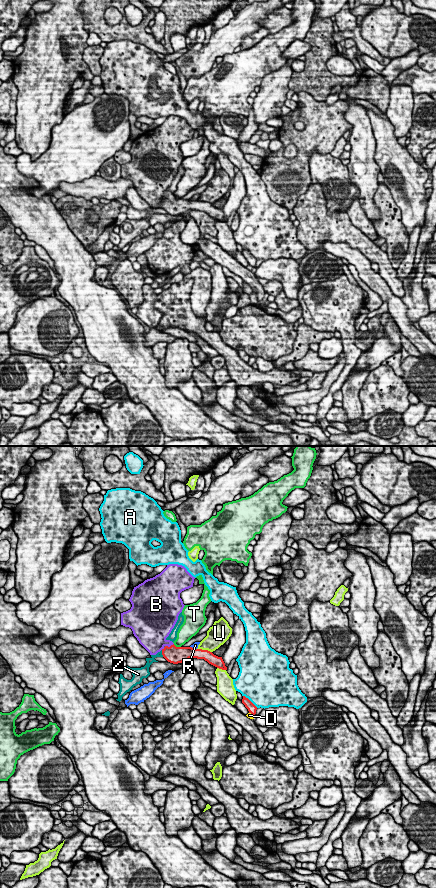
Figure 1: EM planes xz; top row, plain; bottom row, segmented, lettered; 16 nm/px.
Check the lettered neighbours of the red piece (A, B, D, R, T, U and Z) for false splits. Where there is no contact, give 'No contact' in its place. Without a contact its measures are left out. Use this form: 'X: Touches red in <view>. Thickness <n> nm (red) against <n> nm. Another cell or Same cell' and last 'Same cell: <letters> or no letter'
A: Touches red in xz. Thickness 140 nm (red) against 500 nm. Another cell
B: Touches red in xz. Thickness 280 nm (red) against 380 nm. Same cell
D: Touches red in xz. Thickness 140 nm (red) against 90 nm. Another cell
R: Touches red in xz. Thickness 260 nm (red) against 90 nm. Another cell
T: Touches red in xz. Thickness 280 nm (red) against 240 nm. Another cell
U: Touches red in xz. Thickness 190 nm (red) against 280 nm. Another cell
Z: Touches red in xz. Thickness 280 nm (red) against 100 nm. Another cell
Same cell: B

